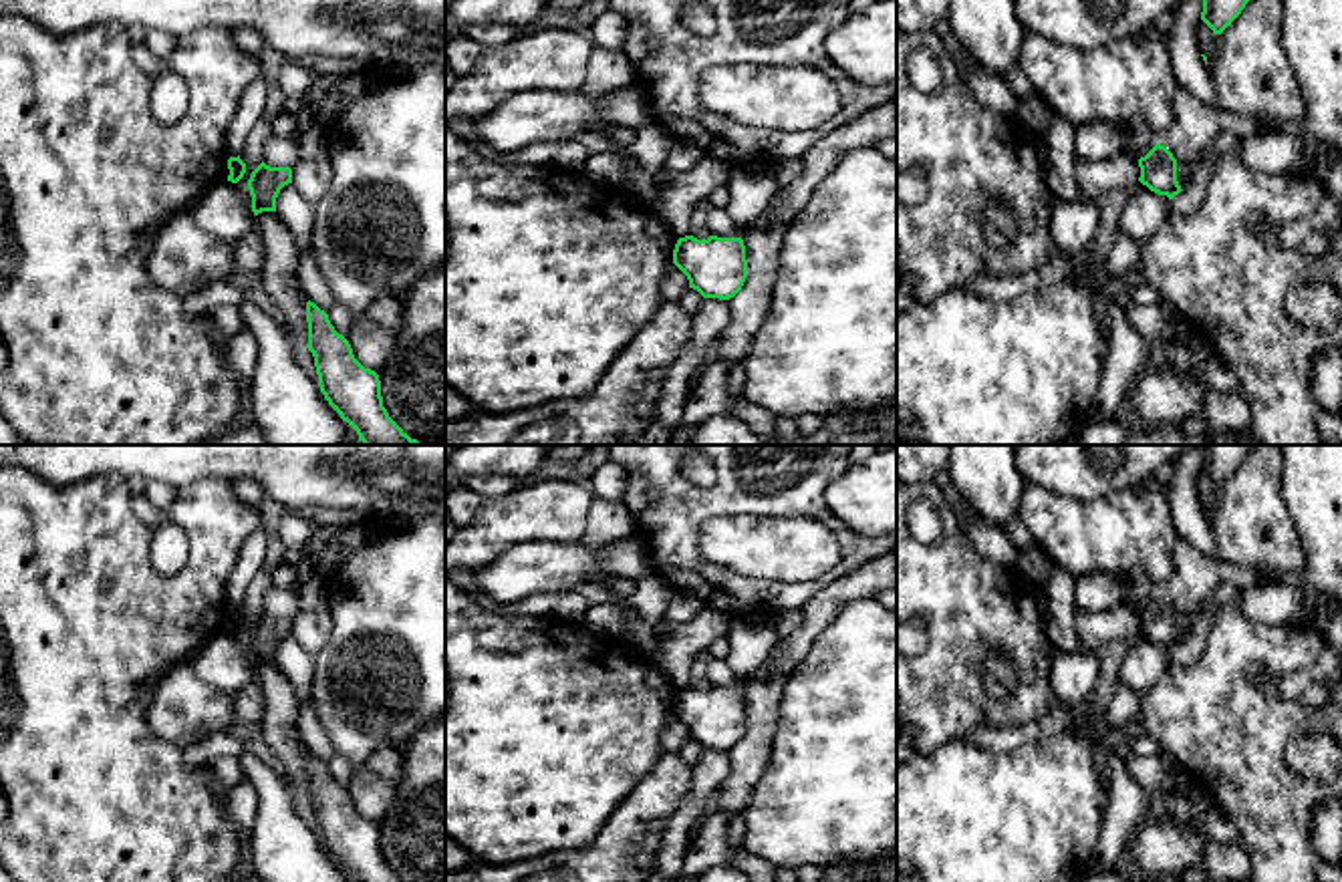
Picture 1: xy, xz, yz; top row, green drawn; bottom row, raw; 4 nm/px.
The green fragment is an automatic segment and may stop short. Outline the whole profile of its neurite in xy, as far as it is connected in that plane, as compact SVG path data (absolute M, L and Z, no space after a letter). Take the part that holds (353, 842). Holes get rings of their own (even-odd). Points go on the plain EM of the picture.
M306 753L308 795L318 838L328 856L355 882L403 882L383 858L381 832L353 805L349 791L334 781L328 765Z

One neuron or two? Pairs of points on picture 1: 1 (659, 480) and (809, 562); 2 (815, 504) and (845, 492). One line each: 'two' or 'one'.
1: two
2: two

